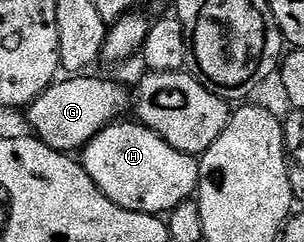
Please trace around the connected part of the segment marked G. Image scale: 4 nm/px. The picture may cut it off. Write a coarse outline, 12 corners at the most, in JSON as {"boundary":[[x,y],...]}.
{"boundary":[[94,74],[28,105],[32,135],[76,153],[120,121],[131,92]]}

